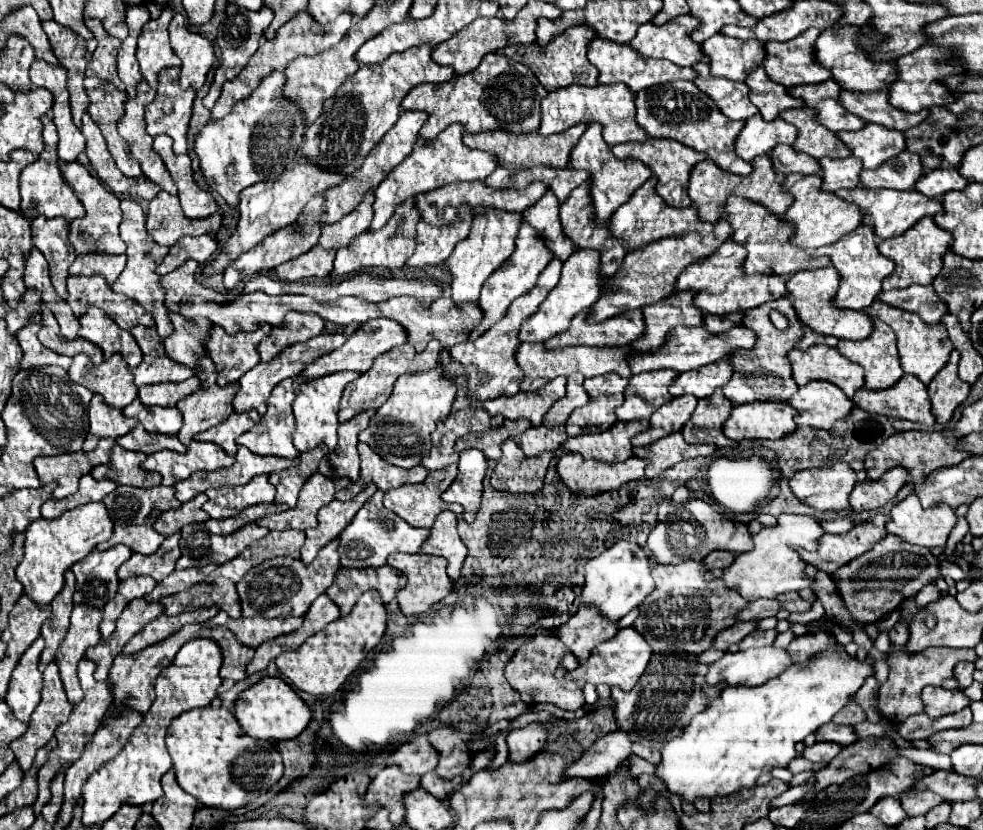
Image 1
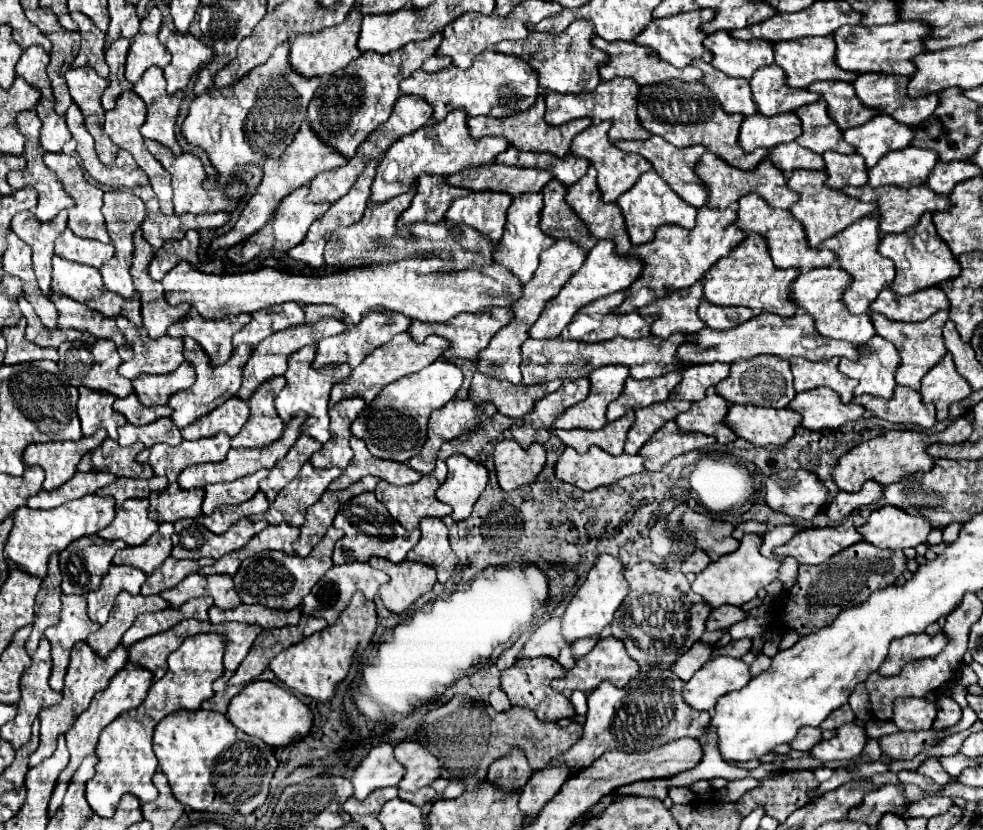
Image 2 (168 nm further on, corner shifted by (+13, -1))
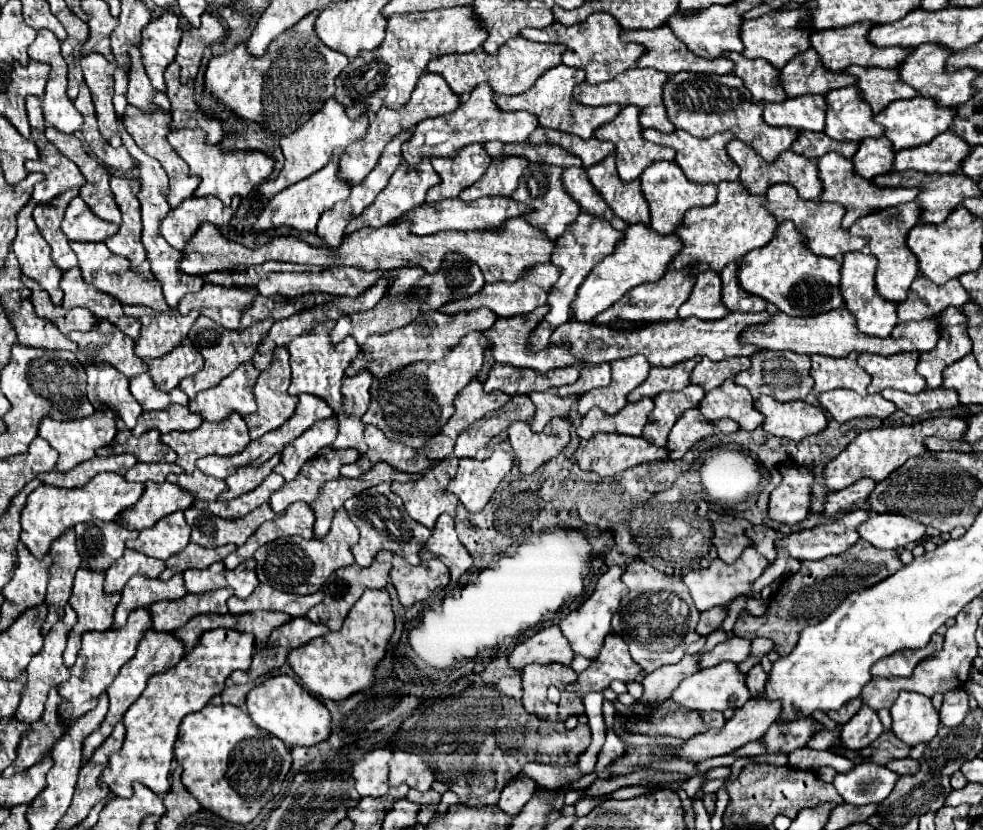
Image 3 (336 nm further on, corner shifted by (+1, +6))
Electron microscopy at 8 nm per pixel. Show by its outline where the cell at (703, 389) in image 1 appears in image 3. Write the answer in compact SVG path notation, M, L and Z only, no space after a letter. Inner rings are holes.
M734 357L734 359L724 359L724 361L710 361L710 359L702 359L690 377L692 385L700 385L704 387L704 391L712 391L716 387L720 387L726 379L734 377L736 373L740 373L742 369L750 367L750 359L748 357Z

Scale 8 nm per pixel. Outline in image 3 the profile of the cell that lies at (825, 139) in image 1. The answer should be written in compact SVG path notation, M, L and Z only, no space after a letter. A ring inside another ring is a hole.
M856 85L842 87L826 93L826 127L824 133L834 141L862 141L866 137L880 137L884 133L882 125L872 121L870 105L860 99L860 89Z

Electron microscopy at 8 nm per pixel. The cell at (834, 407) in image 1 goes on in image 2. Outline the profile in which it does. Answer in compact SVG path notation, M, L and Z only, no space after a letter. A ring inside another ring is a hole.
M830 388L800 392L790 402L790 408L802 416L802 426L810 430L840 428L846 422L856 422L864 414L860 404L844 404L840 396Z

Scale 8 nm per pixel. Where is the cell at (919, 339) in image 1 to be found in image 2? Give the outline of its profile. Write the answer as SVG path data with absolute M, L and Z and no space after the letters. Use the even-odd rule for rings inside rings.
M942 310L942 312L936 312L932 314L928 320L920 322L920 324L896 324L892 320L884 320L884 316L876 314L876 312L868 312L872 316L872 322L874 322L874 328L876 328L876 334L890 340L900 358L902 358L902 364L900 368L896 370L896 382L902 384L902 386L908 386L912 390L920 390L920 380L922 376L934 368L942 358L944 354L948 352L946 346L944 346L944 340L942 340L942 326L946 324L948 320L948 310Z

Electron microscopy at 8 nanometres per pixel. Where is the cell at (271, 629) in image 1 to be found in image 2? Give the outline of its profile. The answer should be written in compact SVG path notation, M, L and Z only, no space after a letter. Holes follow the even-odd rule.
M240 604L234 610L220 610L216 606L210 608L210 622L220 624L220 622L248 622L248 624L258 624L264 630L268 628L280 628L284 624L296 624L302 616L300 608L294 610L272 610L262 604Z

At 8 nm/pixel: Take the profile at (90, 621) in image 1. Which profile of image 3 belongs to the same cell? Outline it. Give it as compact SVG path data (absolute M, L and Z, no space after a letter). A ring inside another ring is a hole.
M78 569L76 571L76 579L74 579L74 587L72 587L72 597L70 597L70 605L78 615L76 625L72 627L72 631L68 633L68 647L64 651L64 665L70 669L76 661L76 655L80 651L80 637L86 631L106 631L112 627L114 621L114 609L120 601L120 595L106 595L104 593L104 575L102 573L92 573L86 569Z

